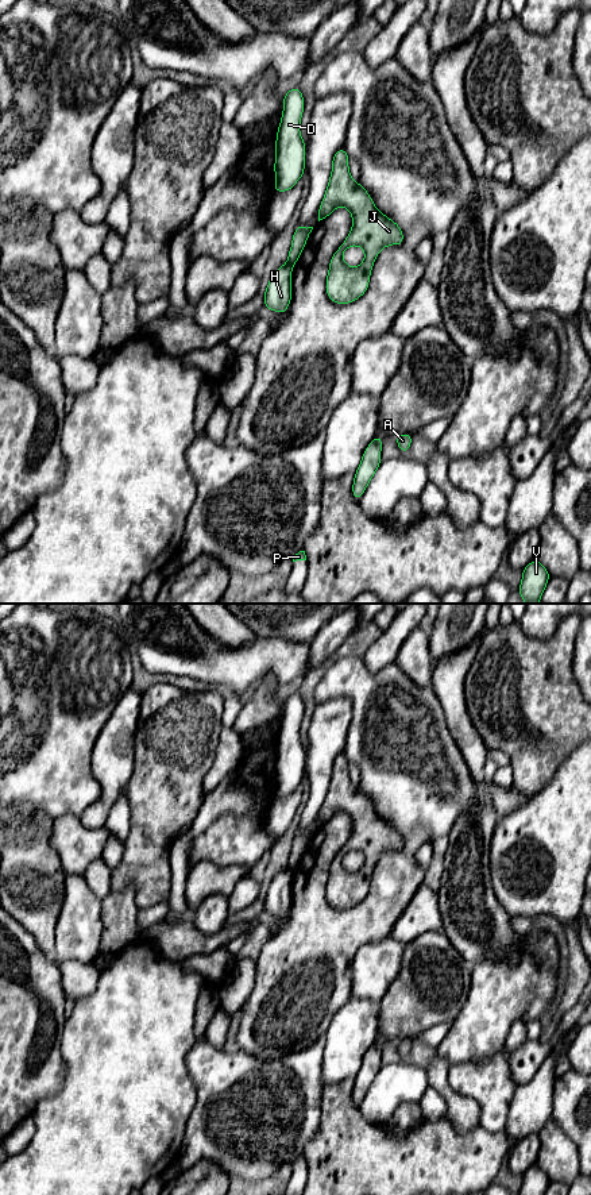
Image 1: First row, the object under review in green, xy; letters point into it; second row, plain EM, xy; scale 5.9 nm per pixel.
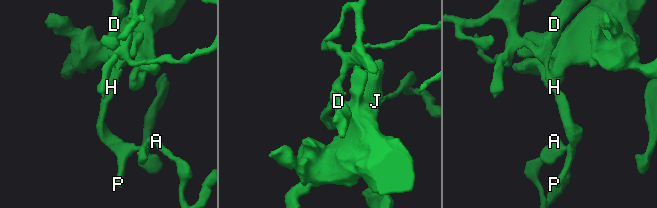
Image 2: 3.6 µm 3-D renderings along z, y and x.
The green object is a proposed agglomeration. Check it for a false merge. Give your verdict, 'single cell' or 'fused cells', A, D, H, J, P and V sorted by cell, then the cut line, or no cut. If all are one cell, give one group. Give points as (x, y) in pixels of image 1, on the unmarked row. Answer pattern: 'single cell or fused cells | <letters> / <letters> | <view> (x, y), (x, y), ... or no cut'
fused cells | A D H P V / J | xy (286, 867), (292, 871)

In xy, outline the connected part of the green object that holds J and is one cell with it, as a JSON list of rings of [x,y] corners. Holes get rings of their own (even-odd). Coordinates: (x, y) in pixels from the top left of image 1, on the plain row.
[[[343,752],[336,756],[327,797],[318,813],[318,826],[328,822],[336,813],[345,812],[354,828],[329,867],[327,901],[335,909],[349,909],[363,901],[368,894],[370,879],[381,855],[403,849],[403,837],[399,830],[375,812],[360,787],[352,785],[348,763]],[[351,851],[364,855],[364,866],[358,872],[351,872],[343,866],[344,856]]]

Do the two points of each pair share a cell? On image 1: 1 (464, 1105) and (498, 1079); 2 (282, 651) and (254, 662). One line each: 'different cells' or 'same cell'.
1: different cells
2: same cell

